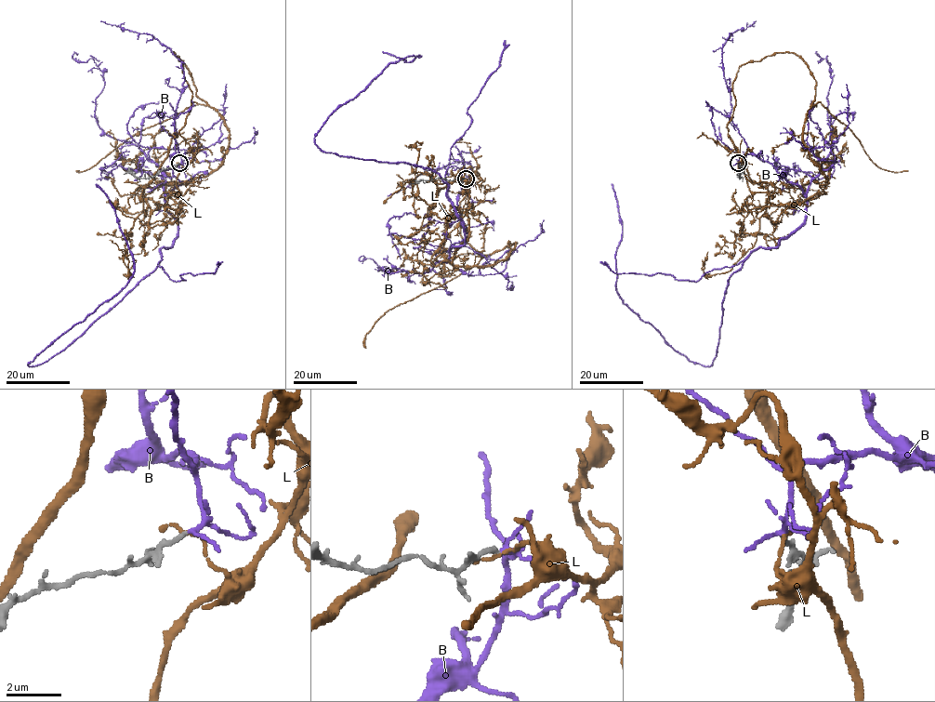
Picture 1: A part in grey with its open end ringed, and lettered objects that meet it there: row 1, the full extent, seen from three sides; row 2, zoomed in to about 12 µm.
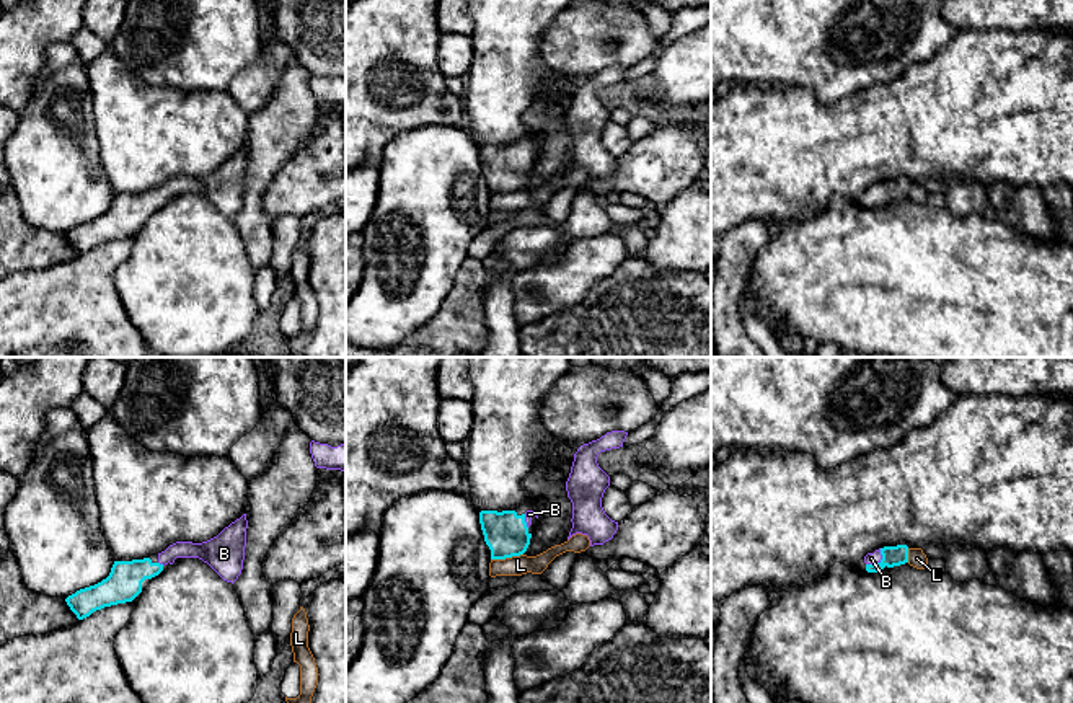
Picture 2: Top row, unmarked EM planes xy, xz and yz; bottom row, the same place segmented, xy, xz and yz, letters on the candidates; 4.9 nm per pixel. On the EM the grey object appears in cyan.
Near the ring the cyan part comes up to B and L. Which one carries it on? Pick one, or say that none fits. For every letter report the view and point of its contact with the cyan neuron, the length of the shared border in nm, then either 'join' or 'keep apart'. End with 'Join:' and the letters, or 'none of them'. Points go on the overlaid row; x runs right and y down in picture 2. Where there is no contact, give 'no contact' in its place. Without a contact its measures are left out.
B: contact yz (878, 563); length 120 nm; join
L: contact xz (506, 557); length 160 nm; keep apart
Join: B

